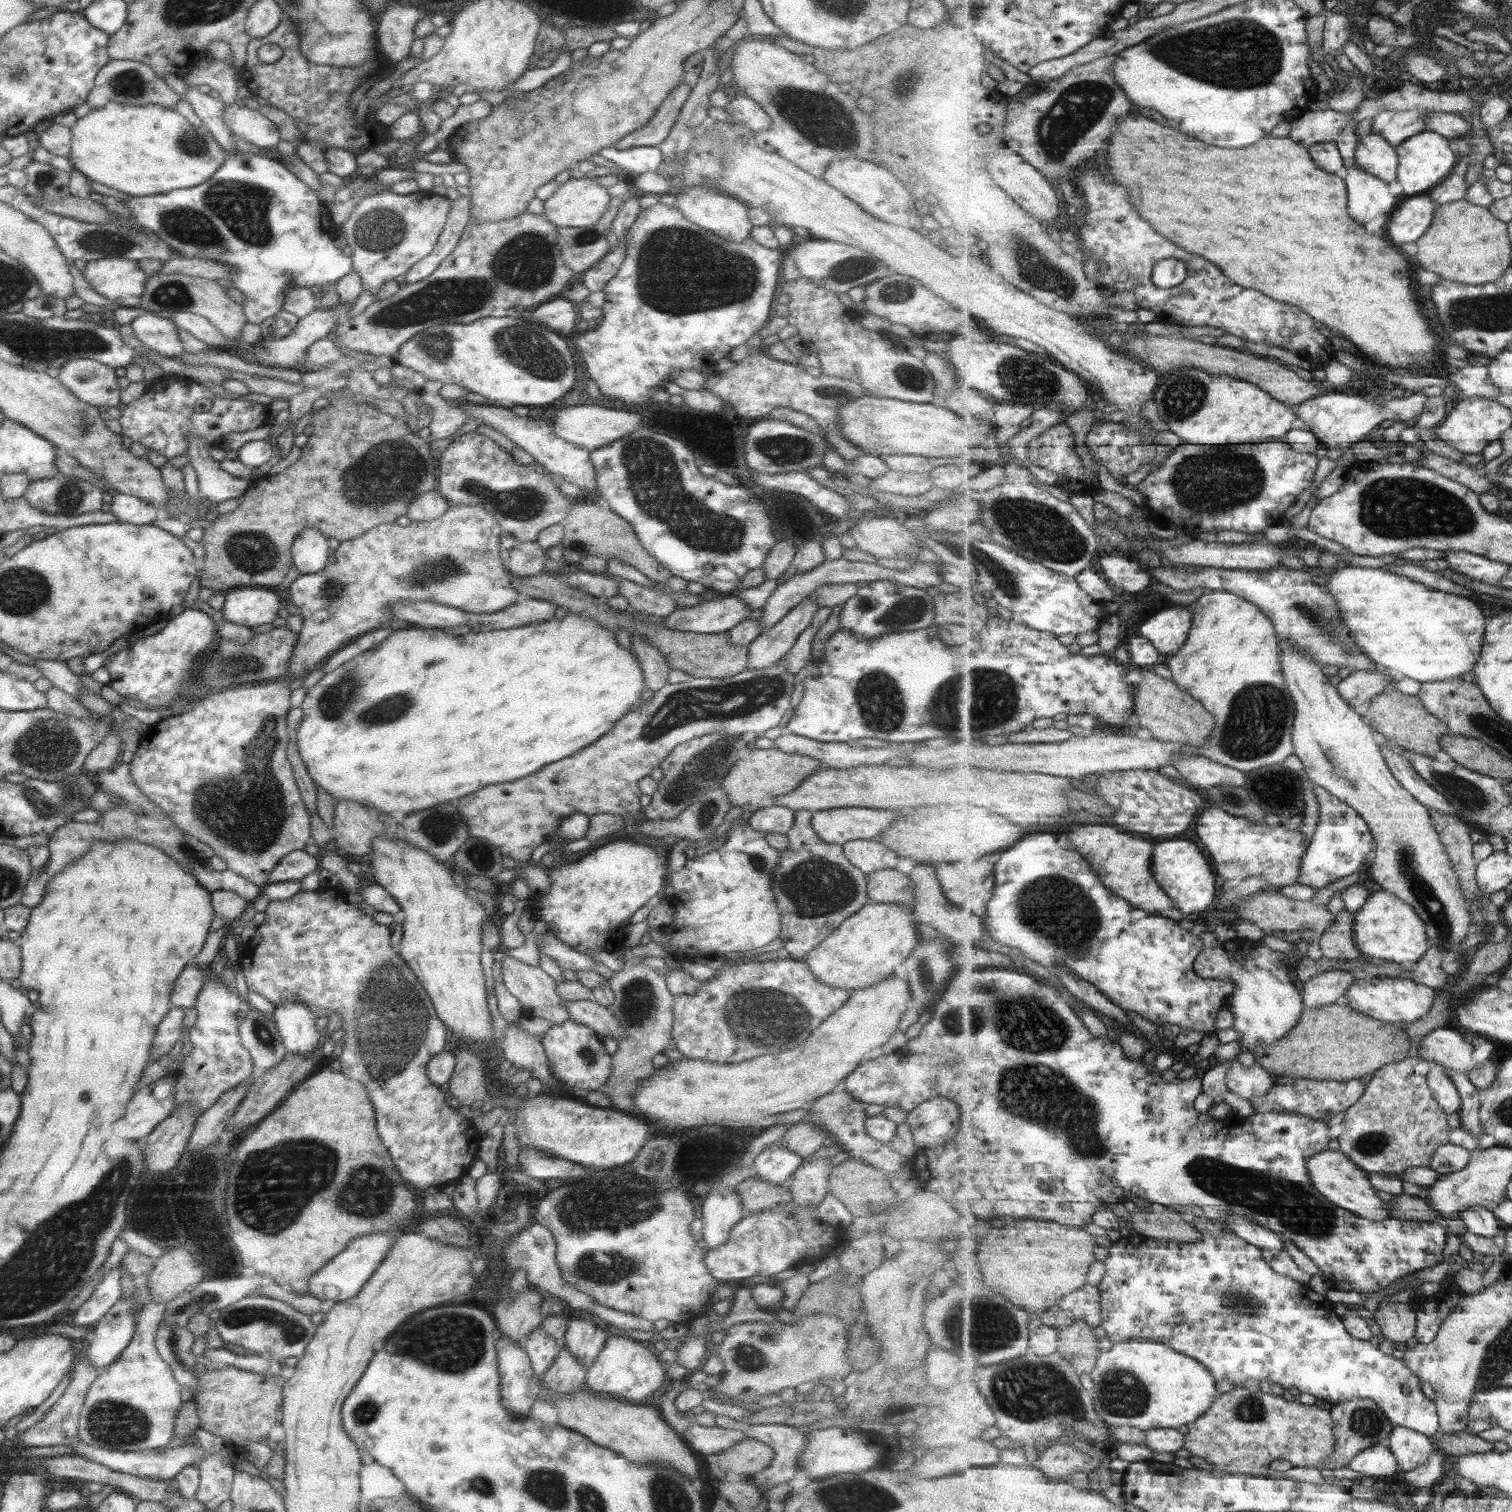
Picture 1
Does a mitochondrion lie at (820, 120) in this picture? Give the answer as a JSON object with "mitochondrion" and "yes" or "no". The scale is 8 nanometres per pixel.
{"mitochondrion":"yes"}

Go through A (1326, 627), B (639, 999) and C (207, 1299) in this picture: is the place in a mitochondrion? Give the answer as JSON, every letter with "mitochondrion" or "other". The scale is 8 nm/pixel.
{"A":"mitochondrion","B":"mitochondrion","C":"mitochondrion"}

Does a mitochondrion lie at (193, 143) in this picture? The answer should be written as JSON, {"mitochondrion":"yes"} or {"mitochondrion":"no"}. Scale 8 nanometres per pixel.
{"mitochondrion":"yes"}

